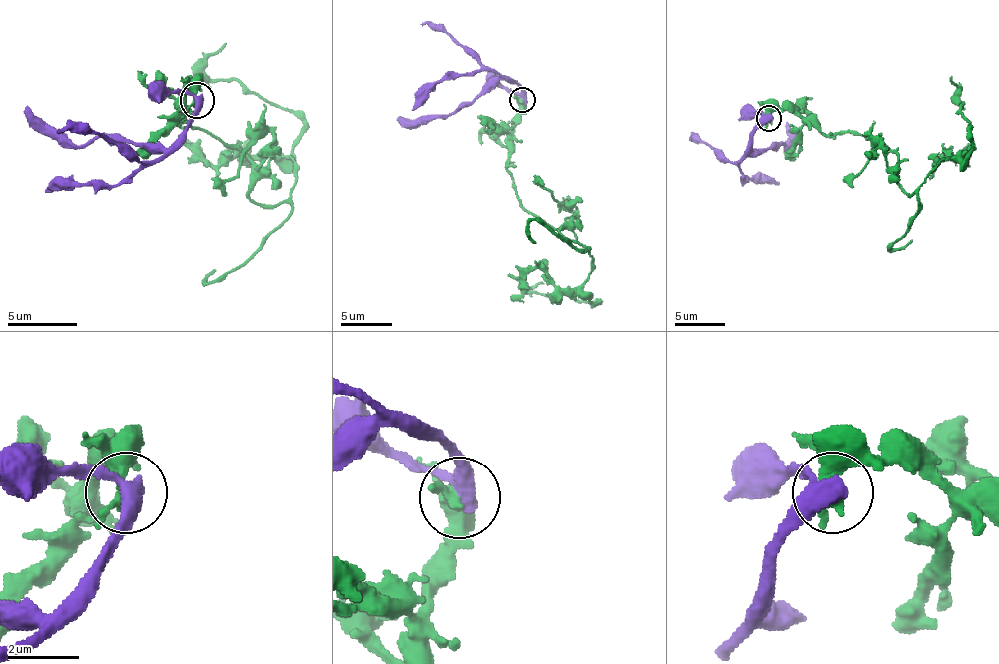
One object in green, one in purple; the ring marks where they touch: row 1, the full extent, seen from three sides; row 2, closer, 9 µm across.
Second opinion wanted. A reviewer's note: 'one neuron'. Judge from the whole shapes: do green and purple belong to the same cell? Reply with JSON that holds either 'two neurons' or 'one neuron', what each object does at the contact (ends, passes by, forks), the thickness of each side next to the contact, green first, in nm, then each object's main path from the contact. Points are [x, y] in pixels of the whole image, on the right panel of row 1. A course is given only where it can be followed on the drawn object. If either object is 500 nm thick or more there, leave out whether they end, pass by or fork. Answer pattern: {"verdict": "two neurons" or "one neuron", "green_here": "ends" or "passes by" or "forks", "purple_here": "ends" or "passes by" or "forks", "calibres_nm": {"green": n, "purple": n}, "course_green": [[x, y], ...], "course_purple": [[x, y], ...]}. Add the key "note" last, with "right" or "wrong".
{"verdict": "two neurons", "green_here": "ends", "purple_here": "passes by", "calibres_nm": {"green": 440, "purple": 480}, "course_green": [[768, 117], [793, 110], [823, 133], [876, 138], [897, 156], [897, 184], [907, 194], [972, 148], [949, 77]], "course_purple": [[768, 117], [753, 138], [747, 150], [750, 153], [783, 145], [786, 150], [788, 125]], "note": "wrong"}

